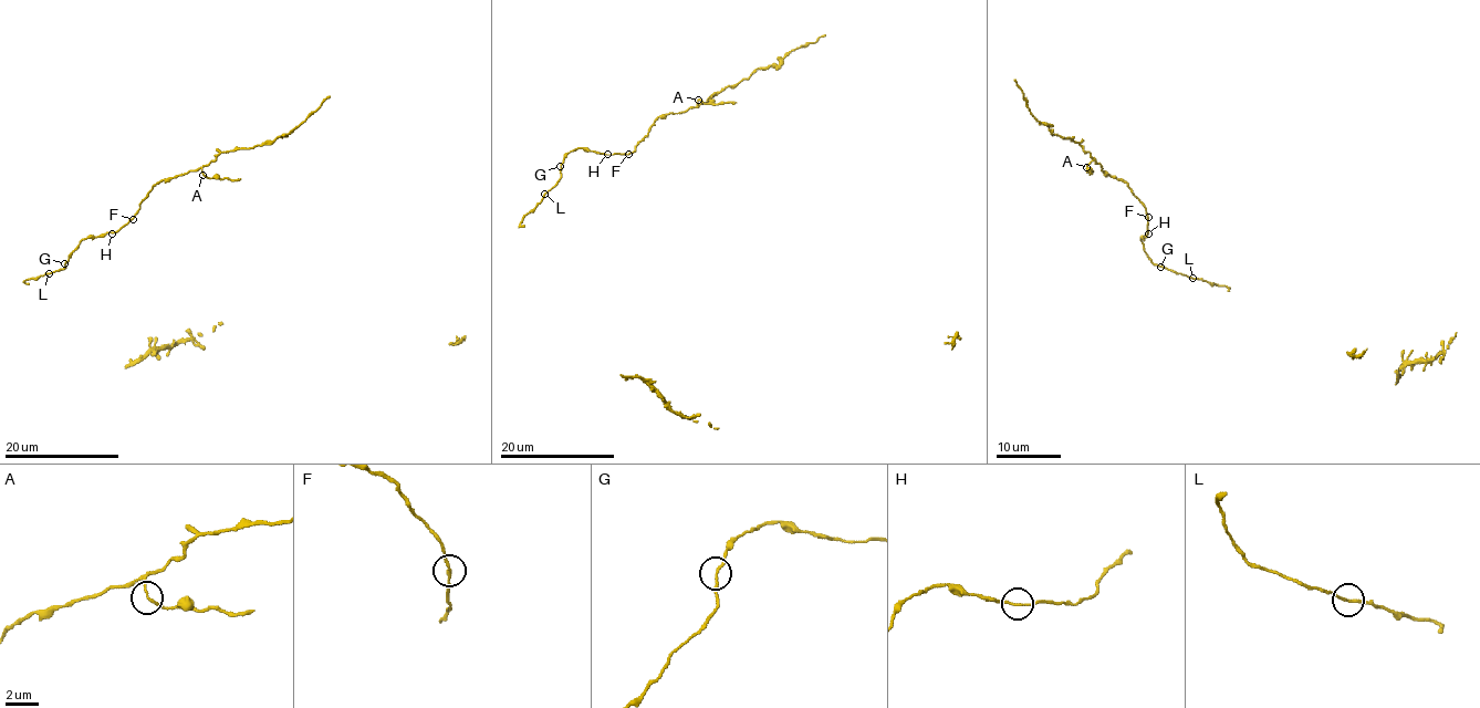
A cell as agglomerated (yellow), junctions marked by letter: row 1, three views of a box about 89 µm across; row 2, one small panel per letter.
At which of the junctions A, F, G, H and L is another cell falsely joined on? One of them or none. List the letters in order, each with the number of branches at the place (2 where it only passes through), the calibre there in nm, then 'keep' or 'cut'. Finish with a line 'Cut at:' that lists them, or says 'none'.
A: 2 | 140 nm | keep
F: 2 | 140 nm | keep
G: 2 | 140 nm | keep
H: 2 | 130 nm | keep
L: 2 | 140 nm | keep
Cut at: none

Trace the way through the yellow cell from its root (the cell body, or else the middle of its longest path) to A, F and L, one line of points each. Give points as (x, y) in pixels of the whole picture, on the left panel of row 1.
A: (29, 284), (24, 282), (29, 279), (63, 269), (83, 239), (117, 232), (156, 184), (200, 167), (202, 175)
F: (29, 284), (24, 282), (29, 279), (63, 269), (83, 239), (117, 232), (133, 219)
L: (29, 284), (24, 282), (49, 273)

